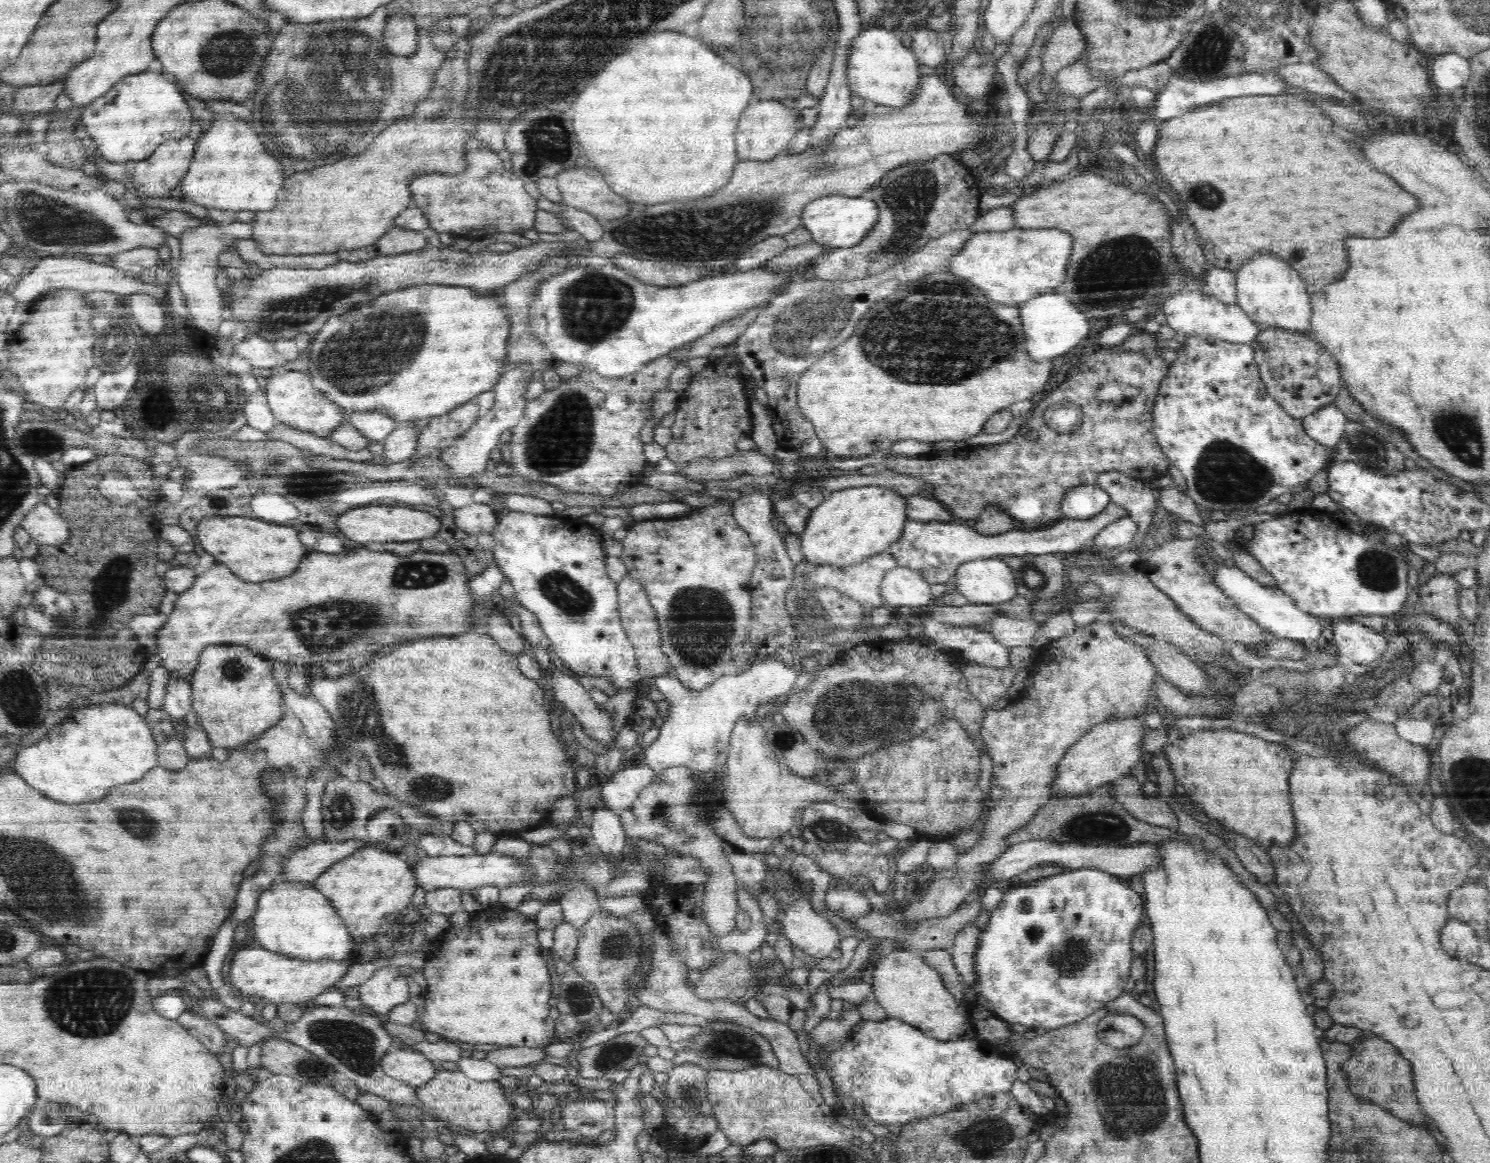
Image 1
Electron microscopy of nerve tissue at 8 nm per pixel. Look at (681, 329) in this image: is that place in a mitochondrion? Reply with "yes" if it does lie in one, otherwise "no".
no

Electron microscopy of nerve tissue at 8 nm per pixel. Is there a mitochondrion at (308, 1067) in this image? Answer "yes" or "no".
yes

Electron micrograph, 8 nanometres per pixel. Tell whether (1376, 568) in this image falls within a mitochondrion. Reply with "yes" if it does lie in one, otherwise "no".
yes

